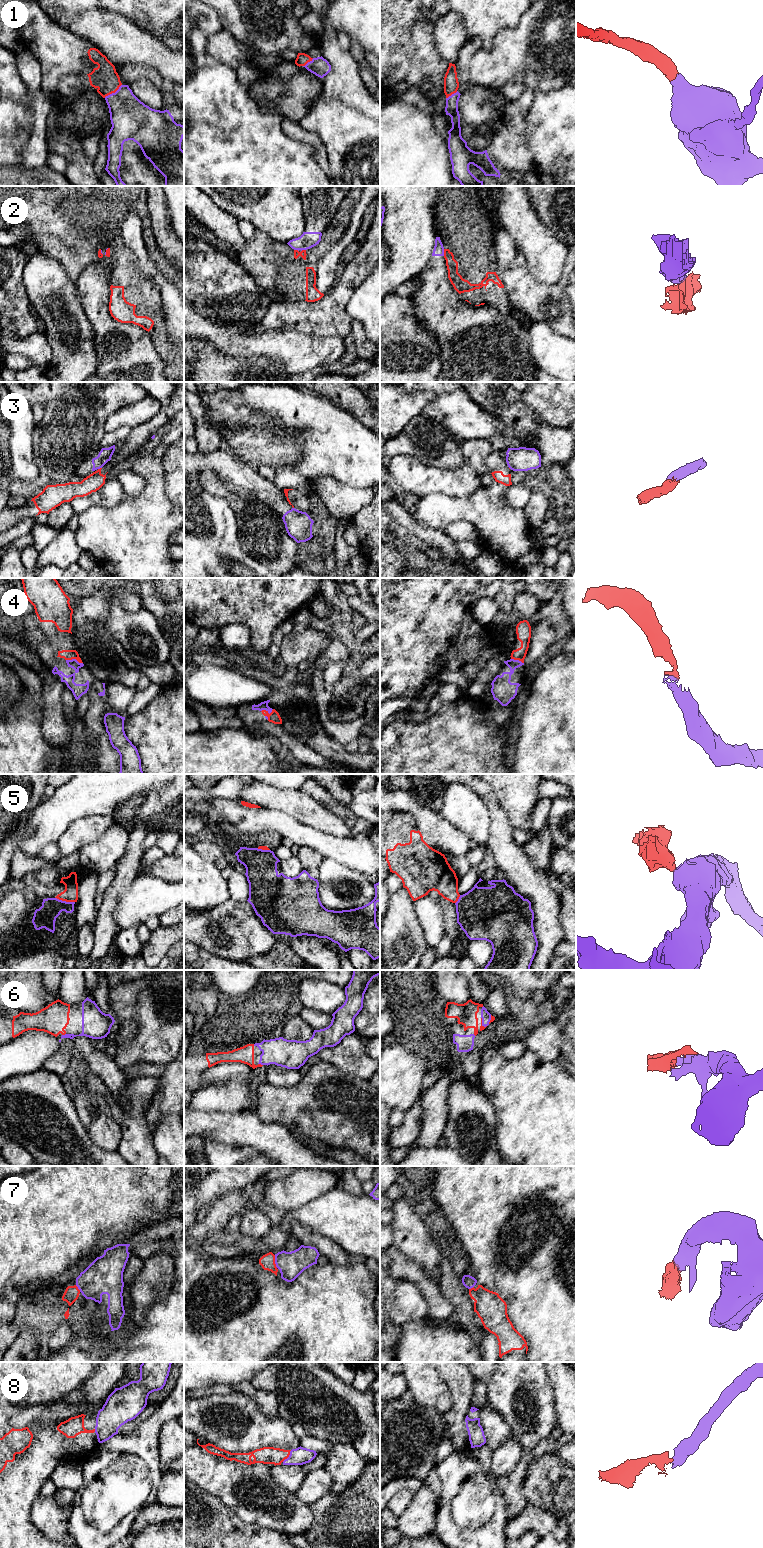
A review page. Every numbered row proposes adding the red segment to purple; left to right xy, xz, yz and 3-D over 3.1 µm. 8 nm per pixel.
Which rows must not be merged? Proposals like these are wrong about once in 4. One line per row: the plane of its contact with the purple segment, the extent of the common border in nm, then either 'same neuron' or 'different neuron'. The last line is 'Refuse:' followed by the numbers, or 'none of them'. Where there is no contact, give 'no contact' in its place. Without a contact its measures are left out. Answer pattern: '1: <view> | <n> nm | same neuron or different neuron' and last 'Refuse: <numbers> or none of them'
1: xy | 180 nm | same neuron
2: yz | 60 nm | different neuron
3: xy | 40 nm | different neuron
4: xy | 140 nm | same neuron
5: xy | 170 nm | different neuron
6: xz | 40 nm | same neuron
7: xz | 110 nm | same neuron
8: xz | 120 nm | same neuron
Refuse: 2, 3, 5

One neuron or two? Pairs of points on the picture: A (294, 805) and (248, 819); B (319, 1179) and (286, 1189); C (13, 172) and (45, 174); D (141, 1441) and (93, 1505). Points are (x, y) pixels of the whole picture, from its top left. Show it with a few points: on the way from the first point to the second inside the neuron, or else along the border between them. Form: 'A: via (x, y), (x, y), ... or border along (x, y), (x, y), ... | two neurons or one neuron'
A: border along (261, 806), (267, 809), (279, 809), (299, 821) | two neurons
B: via (311, 1183), (294, 1189) | one neuron
C: via (21, 175), (37, 175) | one neuron
D: via (141, 1457), (109, 1489) | one neuron

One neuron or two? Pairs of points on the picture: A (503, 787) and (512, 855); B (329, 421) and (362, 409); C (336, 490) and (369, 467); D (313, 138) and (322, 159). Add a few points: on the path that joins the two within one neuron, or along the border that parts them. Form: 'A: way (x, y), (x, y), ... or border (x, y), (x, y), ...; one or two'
A: border (494, 794), (513, 828); two
B: border (329, 400), (352, 414), (368, 427); two
C: border (323, 475), (329, 475), (354, 486), (368, 488); two
D: way (316, 143), (319, 146), (320, 154); one

